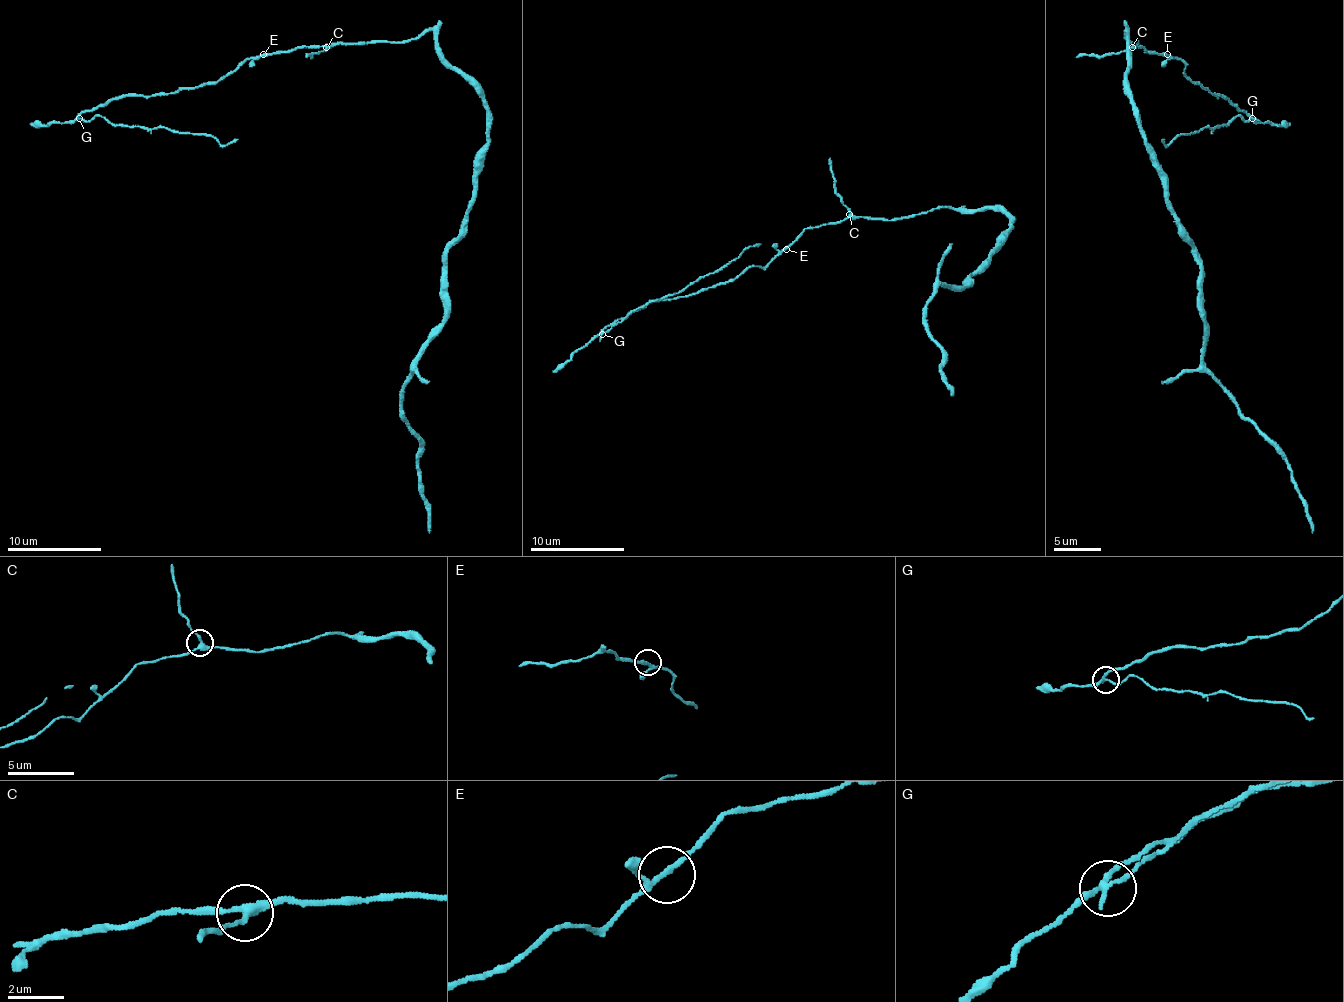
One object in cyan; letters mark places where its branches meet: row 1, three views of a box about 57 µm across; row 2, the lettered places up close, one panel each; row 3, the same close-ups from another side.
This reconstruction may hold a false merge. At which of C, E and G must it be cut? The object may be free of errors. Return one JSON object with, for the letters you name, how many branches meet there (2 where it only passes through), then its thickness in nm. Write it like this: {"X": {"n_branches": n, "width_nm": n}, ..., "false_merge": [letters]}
{"G": {"n_branches": 3, "width_nm": 180}, "false_merge": ["G"]}

